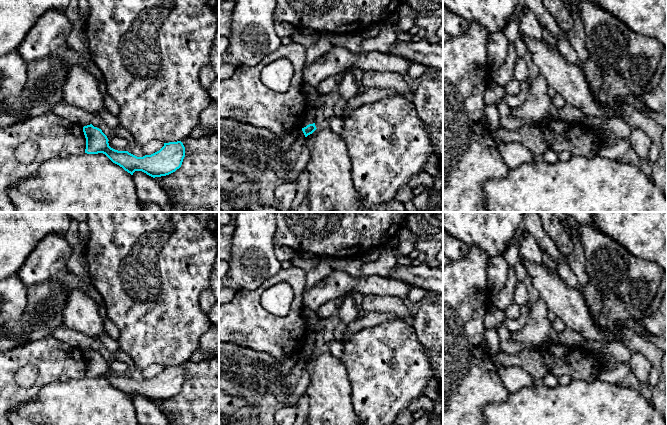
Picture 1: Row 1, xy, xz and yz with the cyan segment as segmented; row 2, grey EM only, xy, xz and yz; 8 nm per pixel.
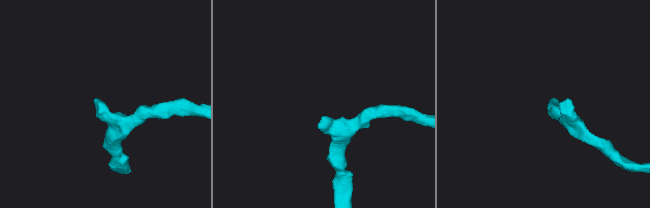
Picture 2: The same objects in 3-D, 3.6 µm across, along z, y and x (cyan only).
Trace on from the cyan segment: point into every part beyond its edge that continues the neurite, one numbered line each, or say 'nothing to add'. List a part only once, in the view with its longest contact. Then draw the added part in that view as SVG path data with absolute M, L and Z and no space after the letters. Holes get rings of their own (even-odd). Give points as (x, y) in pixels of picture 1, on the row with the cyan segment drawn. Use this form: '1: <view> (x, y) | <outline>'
nothing to add

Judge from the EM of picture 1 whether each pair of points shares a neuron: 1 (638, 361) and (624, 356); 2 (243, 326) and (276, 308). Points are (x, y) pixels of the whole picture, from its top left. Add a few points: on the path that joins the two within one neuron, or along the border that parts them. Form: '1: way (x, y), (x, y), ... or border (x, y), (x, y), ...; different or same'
1: border (633, 354), (628, 362); different
2: border (265, 289), (261, 305), (275, 315), (285, 316); different

